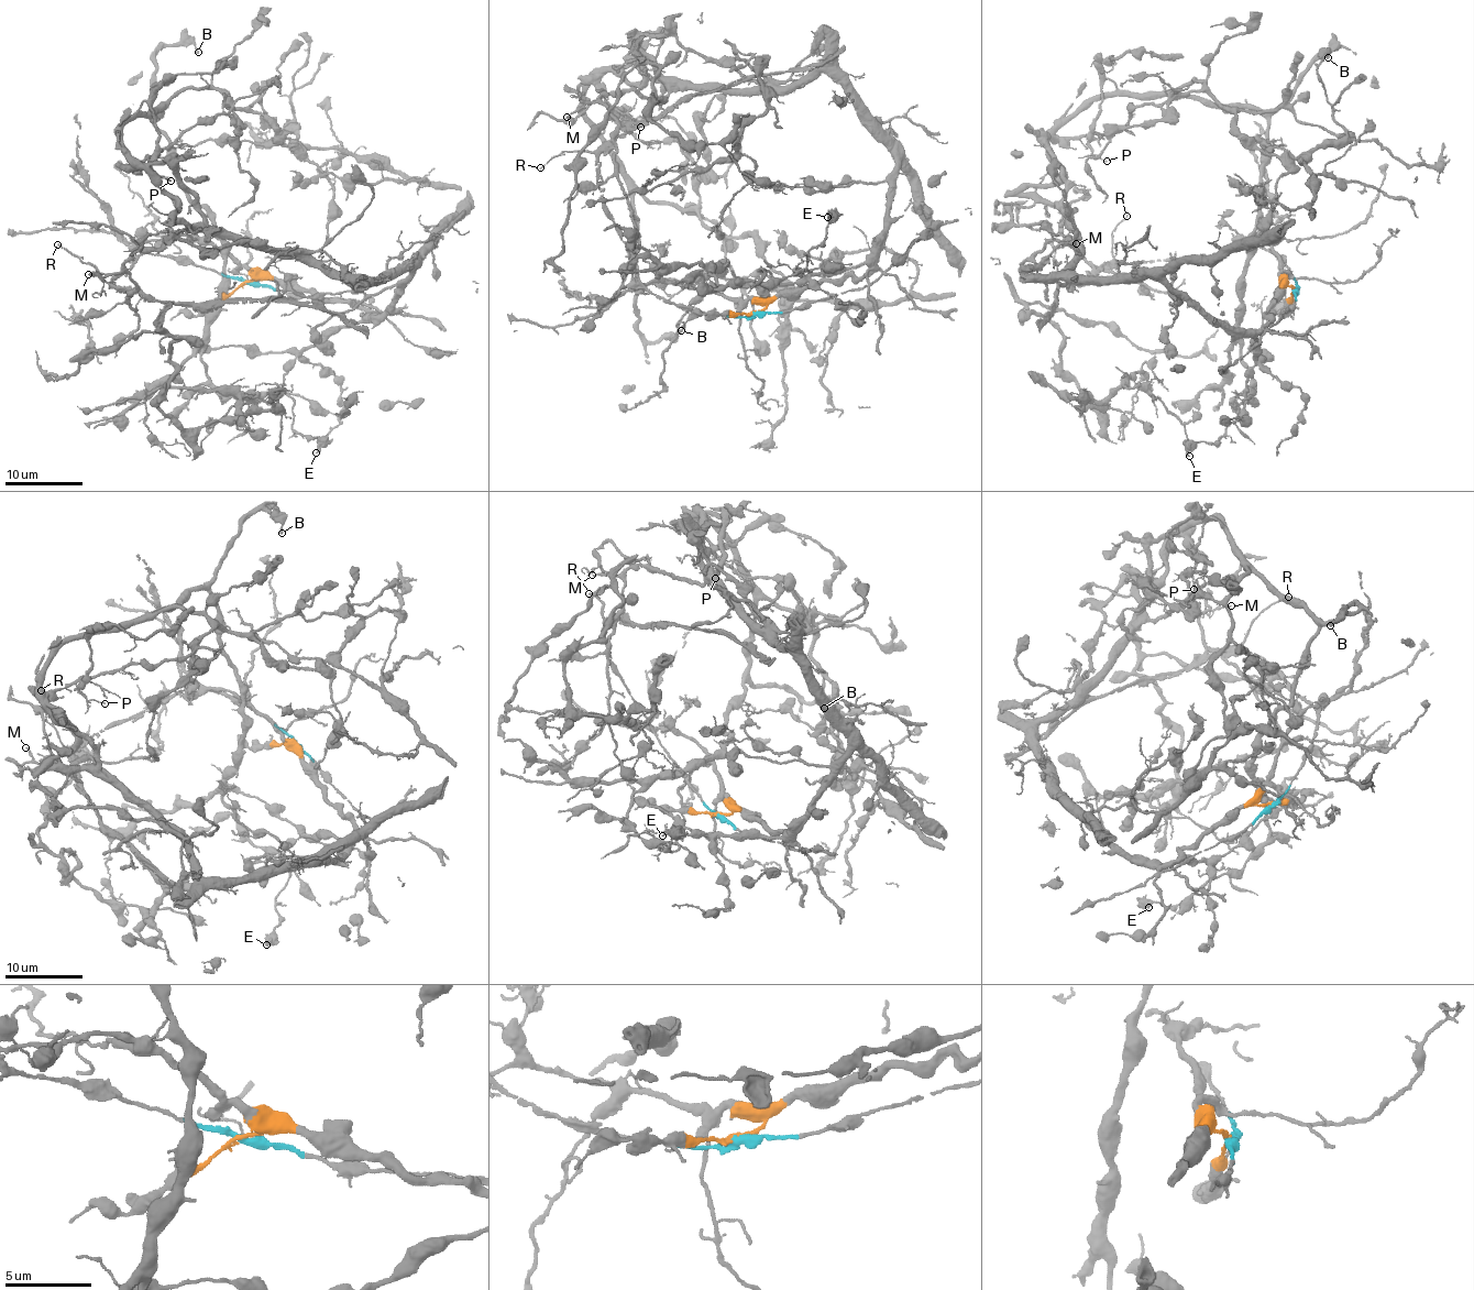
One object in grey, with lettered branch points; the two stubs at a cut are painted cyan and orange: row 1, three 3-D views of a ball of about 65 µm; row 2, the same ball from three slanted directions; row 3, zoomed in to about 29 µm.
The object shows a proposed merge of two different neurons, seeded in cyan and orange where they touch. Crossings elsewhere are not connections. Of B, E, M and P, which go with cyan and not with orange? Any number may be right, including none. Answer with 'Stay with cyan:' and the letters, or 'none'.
Stay with cyan: none

